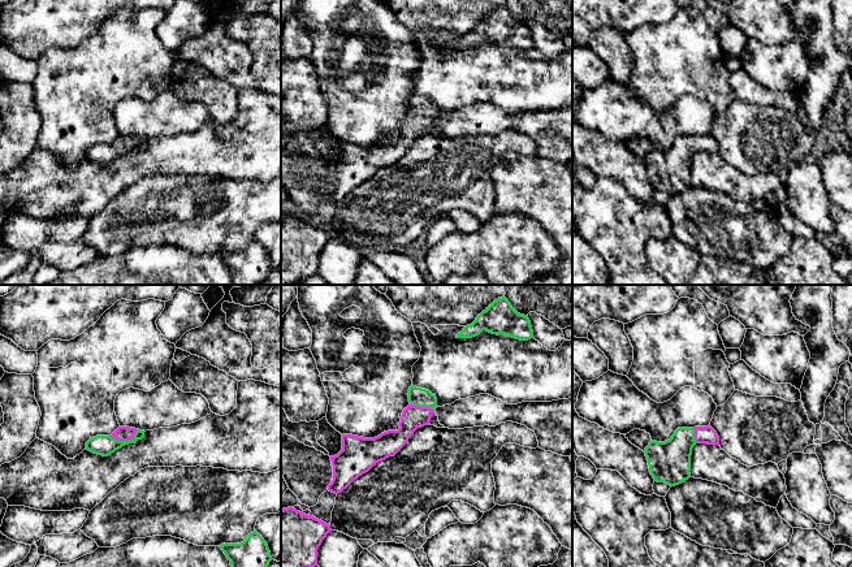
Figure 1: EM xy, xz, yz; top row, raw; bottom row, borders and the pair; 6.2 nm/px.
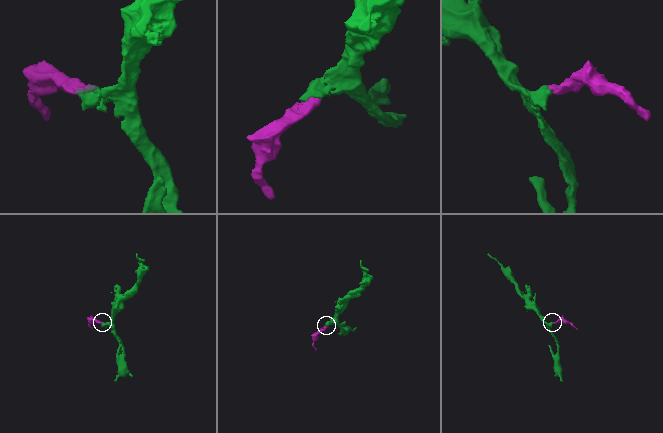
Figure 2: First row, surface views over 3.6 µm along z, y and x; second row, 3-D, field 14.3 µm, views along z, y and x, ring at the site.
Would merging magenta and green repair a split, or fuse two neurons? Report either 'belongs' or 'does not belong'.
belongs

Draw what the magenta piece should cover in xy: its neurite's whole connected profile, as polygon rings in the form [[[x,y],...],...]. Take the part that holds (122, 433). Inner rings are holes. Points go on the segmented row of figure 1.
[[[118,427],[111,436],[96,436],[86,442],[86,450],[108,456],[125,445],[135,443],[144,437],[144,430]]]

